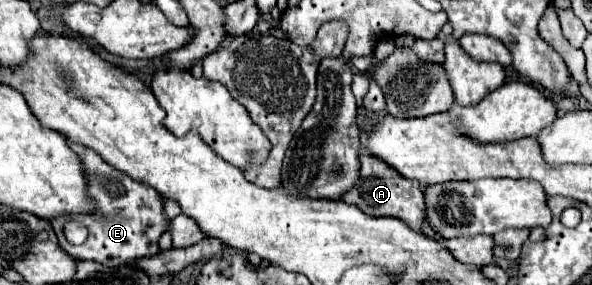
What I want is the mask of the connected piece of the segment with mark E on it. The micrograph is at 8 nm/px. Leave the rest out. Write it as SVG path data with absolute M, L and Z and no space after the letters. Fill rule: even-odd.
M70 142L70 148L82 158L86 176L88 176L88 192L96 200L96 212L90 216L84 214L70 214L70 216L58 216L52 220L54 232L58 236L58 242L66 254L70 254L74 260L94 260L104 266L122 266L122 264L134 264L142 258L150 258L158 252L158 240L162 230L168 230L168 220L162 212L162 196L156 194L150 186L136 182L128 178L126 174L114 170L98 154L94 154L90 148L78 146ZM66 218L78 220L88 228L88 238L80 246L72 246L64 238L64 224Z

